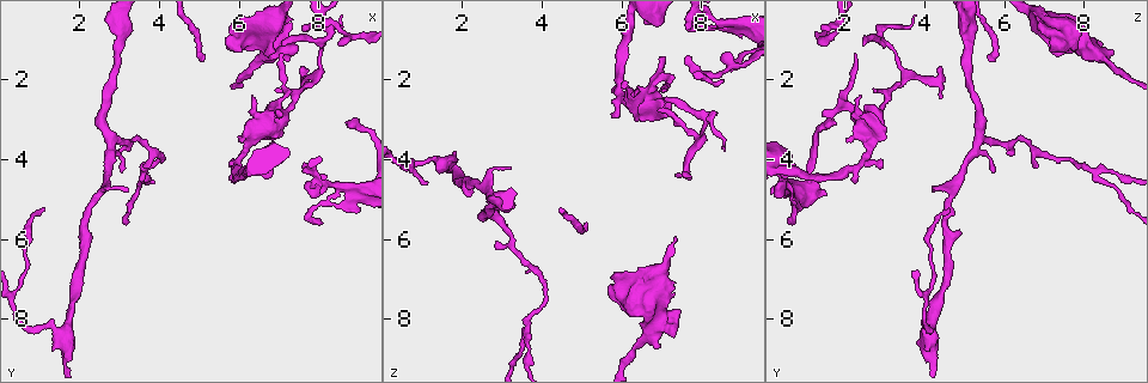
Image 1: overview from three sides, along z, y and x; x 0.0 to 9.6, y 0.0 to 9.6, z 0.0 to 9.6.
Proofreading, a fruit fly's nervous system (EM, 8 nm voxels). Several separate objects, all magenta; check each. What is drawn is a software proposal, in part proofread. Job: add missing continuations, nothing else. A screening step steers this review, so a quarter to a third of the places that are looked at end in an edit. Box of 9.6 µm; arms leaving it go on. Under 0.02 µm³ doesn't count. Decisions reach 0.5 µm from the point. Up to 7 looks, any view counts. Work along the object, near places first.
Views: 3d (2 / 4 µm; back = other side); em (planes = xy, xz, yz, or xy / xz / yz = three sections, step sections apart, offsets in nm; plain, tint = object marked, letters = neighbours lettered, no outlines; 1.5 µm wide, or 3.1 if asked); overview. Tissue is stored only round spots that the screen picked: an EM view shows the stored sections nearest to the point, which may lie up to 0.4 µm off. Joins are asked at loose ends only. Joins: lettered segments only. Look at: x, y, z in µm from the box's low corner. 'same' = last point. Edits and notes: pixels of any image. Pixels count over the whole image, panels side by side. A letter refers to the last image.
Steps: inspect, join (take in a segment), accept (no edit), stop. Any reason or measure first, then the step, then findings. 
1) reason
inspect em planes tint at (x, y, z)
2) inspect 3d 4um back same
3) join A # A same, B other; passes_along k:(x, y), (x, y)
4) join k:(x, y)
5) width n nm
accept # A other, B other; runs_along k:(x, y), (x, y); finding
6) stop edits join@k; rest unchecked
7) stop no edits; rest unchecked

tapers out
inspect em planes letters at (3.15, 4.25, 5.70)

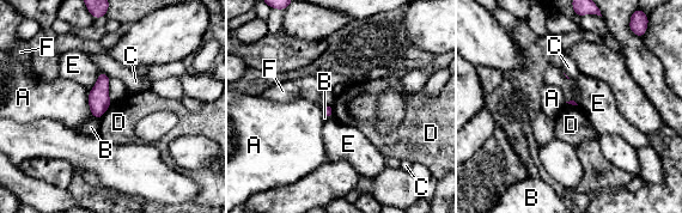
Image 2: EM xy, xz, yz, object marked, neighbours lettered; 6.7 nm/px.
accept # A other, B other, C other, D other, E other, F other; border 2:(111, 103), (98, 119); no lettered segment goes on from it

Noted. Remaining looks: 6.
branch stops here
inspect em planes letters at (6.30, 2.40, 2.35)

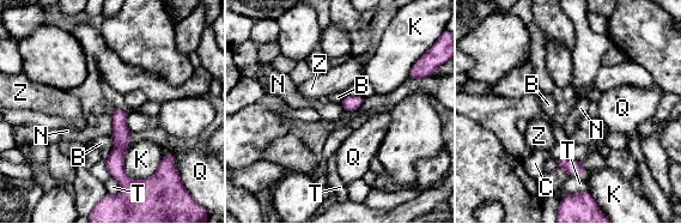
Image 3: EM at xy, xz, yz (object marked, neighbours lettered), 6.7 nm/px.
accept # B other, C other, K other, N other, Q other, T other, Z other; border 3:(110, 116), (111, 134); none of them fits

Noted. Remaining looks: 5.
an open end
inspect em planes letters at (7.70, 0.60, 1.45)

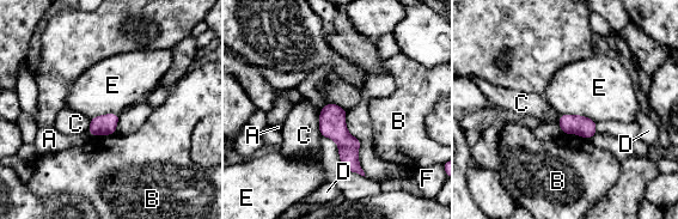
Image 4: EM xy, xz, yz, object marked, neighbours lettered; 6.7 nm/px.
accept # A other, B other, C other, D other, E other, F other; runs_along 4:(329, 105), (358, 170); none of them fits

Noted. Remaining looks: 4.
stop no edits; rest unchecked

